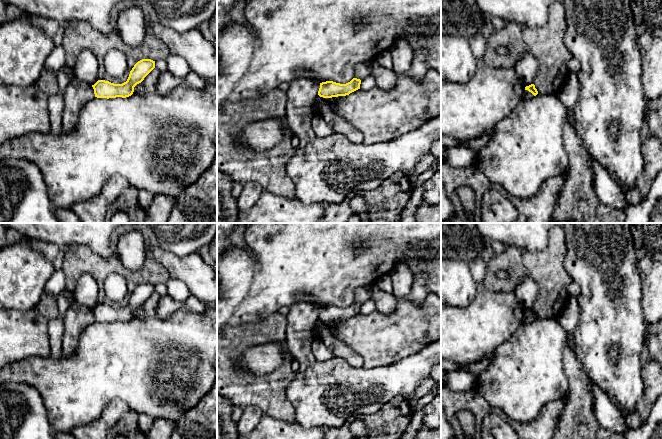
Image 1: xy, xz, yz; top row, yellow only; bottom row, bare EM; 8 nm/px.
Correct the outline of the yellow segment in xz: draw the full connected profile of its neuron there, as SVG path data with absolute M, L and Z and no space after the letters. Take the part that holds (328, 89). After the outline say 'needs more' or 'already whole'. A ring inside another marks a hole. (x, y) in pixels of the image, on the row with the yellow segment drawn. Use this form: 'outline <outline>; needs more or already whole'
outline M353 78L346 84L340 84L333 81L320 83L318 95L323 98L332 98L338 96L346 96L360 89L361 80Z; already whole

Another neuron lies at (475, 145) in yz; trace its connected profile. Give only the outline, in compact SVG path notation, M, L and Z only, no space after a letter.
M492 130L475 140L461 141L461 146L466 146L477 153L490 140L491 135Z

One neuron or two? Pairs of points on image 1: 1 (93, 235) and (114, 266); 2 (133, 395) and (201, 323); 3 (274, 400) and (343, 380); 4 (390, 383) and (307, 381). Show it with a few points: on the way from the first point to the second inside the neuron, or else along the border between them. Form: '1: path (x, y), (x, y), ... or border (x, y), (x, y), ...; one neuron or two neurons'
1: border (89, 246), (105, 258), (114, 258); two neurons
2: path (151, 376), (164, 360), (185, 342); one neuron
3: border (295, 375), (285, 391), (294, 419); two neurons
4: path (369, 383), (328, 382); one neuron

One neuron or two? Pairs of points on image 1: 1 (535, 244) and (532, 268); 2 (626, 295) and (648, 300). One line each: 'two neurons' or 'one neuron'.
1: two neurons
2: two neurons

